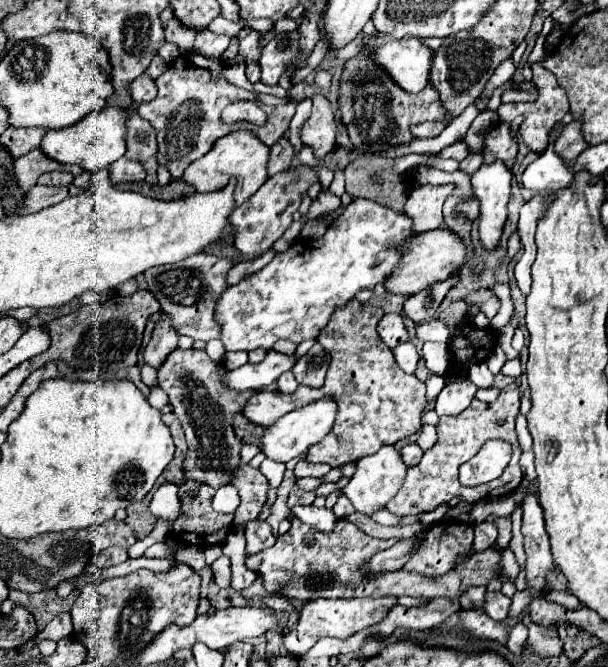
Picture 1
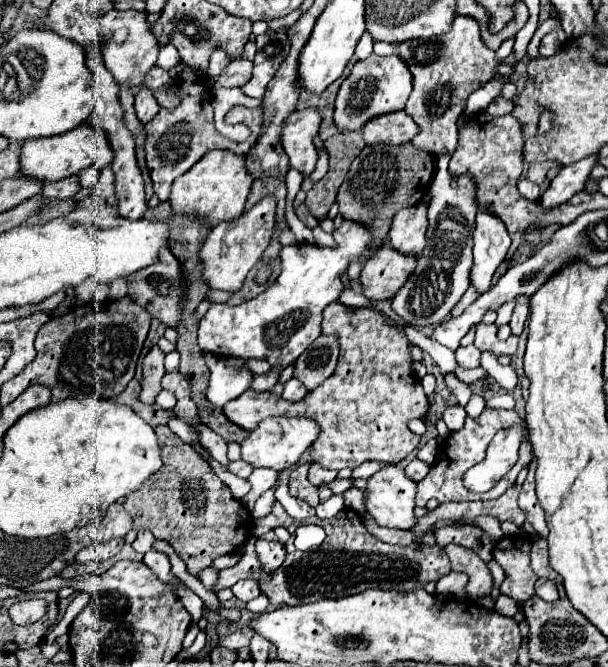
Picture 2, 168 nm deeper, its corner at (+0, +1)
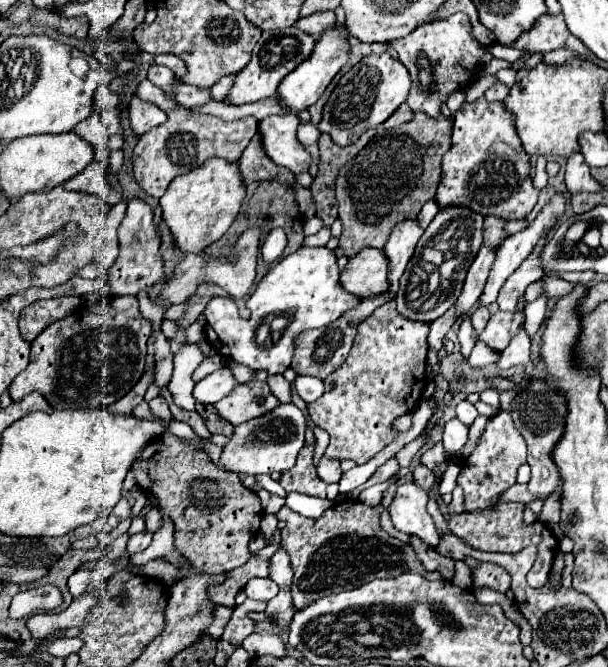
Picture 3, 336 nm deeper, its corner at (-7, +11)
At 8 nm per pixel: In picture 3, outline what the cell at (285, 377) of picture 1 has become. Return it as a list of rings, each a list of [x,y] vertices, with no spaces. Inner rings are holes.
[[[297,376],[295,380],[295,390],[297,394],[309,404],[315,402],[319,396],[323,396],[325,388],[323,388],[323,380],[317,380],[313,376]]]

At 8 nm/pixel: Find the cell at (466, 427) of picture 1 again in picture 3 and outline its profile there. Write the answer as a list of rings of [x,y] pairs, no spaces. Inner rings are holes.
[[[501,410],[497,416],[489,418],[487,428],[477,442],[477,448],[463,462],[461,474],[457,478],[457,484],[463,488],[465,512],[481,512],[497,506],[501,494],[515,484],[517,470],[521,464],[525,464],[525,456],[527,456],[525,440],[515,430],[511,414],[507,410]]]

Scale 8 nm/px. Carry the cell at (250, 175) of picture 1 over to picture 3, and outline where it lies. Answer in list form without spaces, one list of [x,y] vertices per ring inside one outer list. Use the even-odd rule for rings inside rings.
[[[211,158],[203,166],[177,176],[167,192],[159,198],[161,216],[175,240],[175,246],[181,254],[203,252],[209,244],[217,242],[231,226],[239,214],[241,202],[245,198],[245,186],[237,164],[229,164],[221,158]]]

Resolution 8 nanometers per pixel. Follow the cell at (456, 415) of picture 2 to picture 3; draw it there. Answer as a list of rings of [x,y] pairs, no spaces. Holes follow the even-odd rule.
[[[463,400],[463,402],[457,404],[457,418],[459,418],[465,426],[471,426],[477,416],[479,416],[479,414],[477,414],[477,410],[475,410],[475,406],[473,406],[471,402]]]

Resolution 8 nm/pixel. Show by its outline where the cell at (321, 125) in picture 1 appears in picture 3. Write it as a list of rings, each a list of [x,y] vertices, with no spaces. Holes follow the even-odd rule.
[[[295,114],[267,116],[259,122],[259,136],[265,154],[277,164],[293,174],[309,170],[311,156],[305,152],[303,144],[297,140],[299,118]]]

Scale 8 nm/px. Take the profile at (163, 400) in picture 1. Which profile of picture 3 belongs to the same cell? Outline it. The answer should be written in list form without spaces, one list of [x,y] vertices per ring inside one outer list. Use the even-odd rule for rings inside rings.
[[[289,492],[285,502],[293,512],[297,512],[305,518],[319,518],[327,508],[333,506],[331,500],[321,500],[321,498],[313,498],[313,496],[297,494],[297,492]]]

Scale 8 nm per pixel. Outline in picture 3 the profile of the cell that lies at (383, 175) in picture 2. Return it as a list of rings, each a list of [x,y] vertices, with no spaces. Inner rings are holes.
[[[415,112],[409,124],[401,124],[391,130],[377,130],[373,140],[347,164],[341,166],[337,176],[337,202],[339,202],[339,220],[343,224],[343,234],[339,238],[339,246],[345,256],[351,258],[363,248],[385,248],[391,230],[397,222],[415,218],[423,204],[435,196],[439,174],[441,174],[441,156],[451,148],[451,118],[445,116],[425,116],[423,112]],[[423,126],[431,126],[431,132],[425,134]],[[427,138],[427,140],[425,140]]]

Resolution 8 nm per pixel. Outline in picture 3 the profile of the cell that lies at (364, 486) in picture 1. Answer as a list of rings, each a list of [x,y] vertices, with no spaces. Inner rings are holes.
[[[405,482],[397,486],[397,494],[389,506],[389,514],[395,530],[421,538],[429,548],[437,548],[441,542],[439,538],[441,530],[437,530],[425,506],[427,506],[425,490],[417,488],[415,482]]]

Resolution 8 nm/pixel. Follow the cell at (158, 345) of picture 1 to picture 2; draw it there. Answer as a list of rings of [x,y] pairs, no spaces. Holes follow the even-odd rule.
[[[152,346],[150,352],[146,354],[144,362],[142,362],[142,370],[144,370],[144,384],[142,384],[142,392],[140,392],[140,400],[144,404],[154,404],[156,402],[156,394],[162,390],[160,380],[164,376],[164,358],[166,354],[158,348]]]

